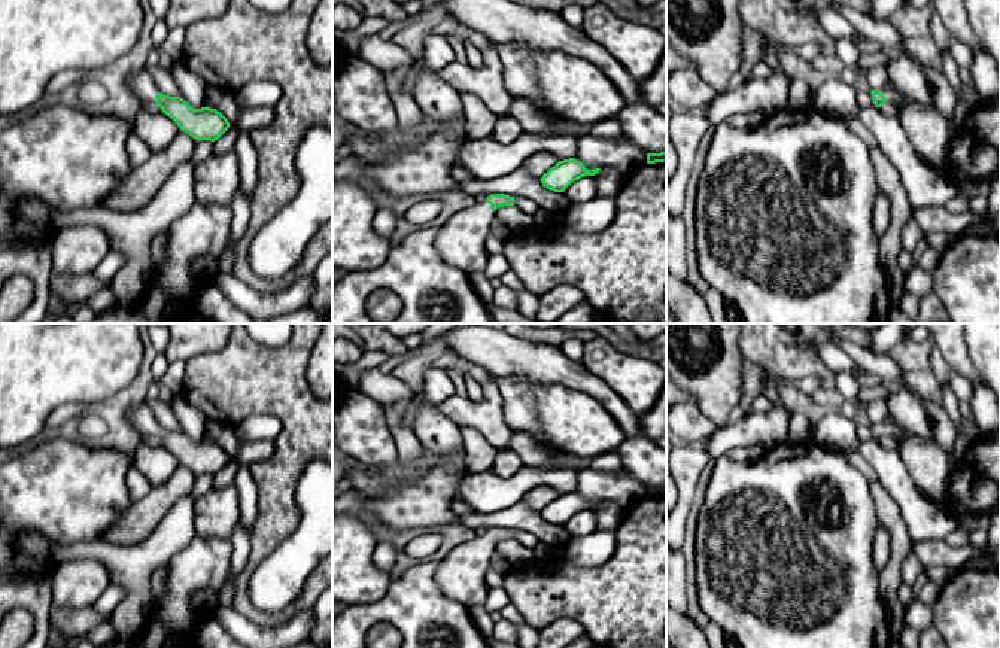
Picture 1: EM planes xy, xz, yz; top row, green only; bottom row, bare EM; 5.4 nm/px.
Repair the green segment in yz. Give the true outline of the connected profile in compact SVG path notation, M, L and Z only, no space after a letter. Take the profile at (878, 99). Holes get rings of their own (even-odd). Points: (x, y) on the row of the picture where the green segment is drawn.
M890 79L881 91L872 89L870 94L872 94L873 104L876 107L881 107L885 101L893 103L897 98L905 97L897 91L897 88L890 82Z

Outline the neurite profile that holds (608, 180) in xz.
M604 167L593 176L595 197L615 195L623 183L624 174L613 167Z

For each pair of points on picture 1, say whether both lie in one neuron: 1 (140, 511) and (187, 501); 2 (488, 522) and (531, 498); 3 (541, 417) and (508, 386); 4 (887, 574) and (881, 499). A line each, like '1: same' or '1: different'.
1: different
2: different
3: same
4: same

